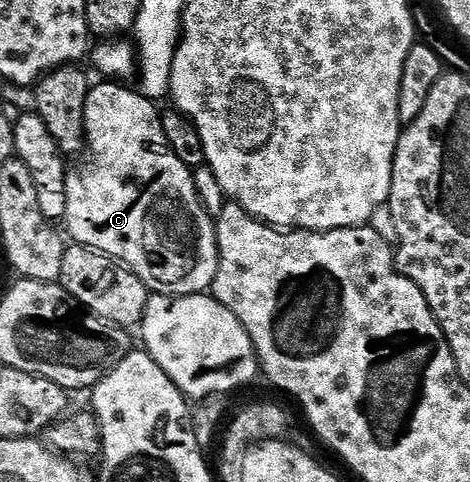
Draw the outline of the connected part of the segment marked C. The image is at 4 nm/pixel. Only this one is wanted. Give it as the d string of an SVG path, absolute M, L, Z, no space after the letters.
M99 81L92 86L89 97L85 101L85 140L86 150L91 150L91 160L80 167L72 166L67 173L67 188L65 189L65 226L66 234L72 235L74 242L80 247L89 247L93 251L100 251L128 267L133 274L147 287L148 292L156 295L201 295L210 292L211 283L217 277L219 264L219 242L215 236L215 219L209 212L203 210L201 201L197 197L195 177L192 168L184 165L181 157L169 149L165 141L165 129L161 118L161 111L152 100L138 90L130 91L130 86L119 81Z

